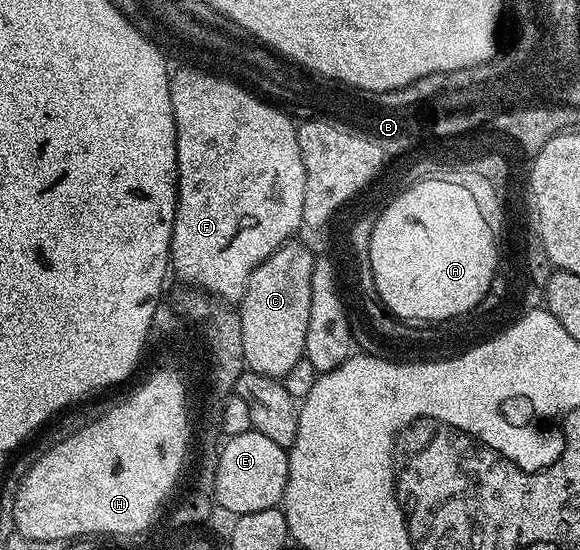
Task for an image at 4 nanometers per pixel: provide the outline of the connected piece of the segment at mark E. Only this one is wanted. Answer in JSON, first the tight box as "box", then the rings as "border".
{"box":[213,430,288,516],"border":[[[250,430],[224,441],[215,472],[213,498],[217,506],[233,510],[238,516],[255,514],[255,510],[276,508],[284,501],[288,477],[288,451],[275,446],[271,438]]]}

